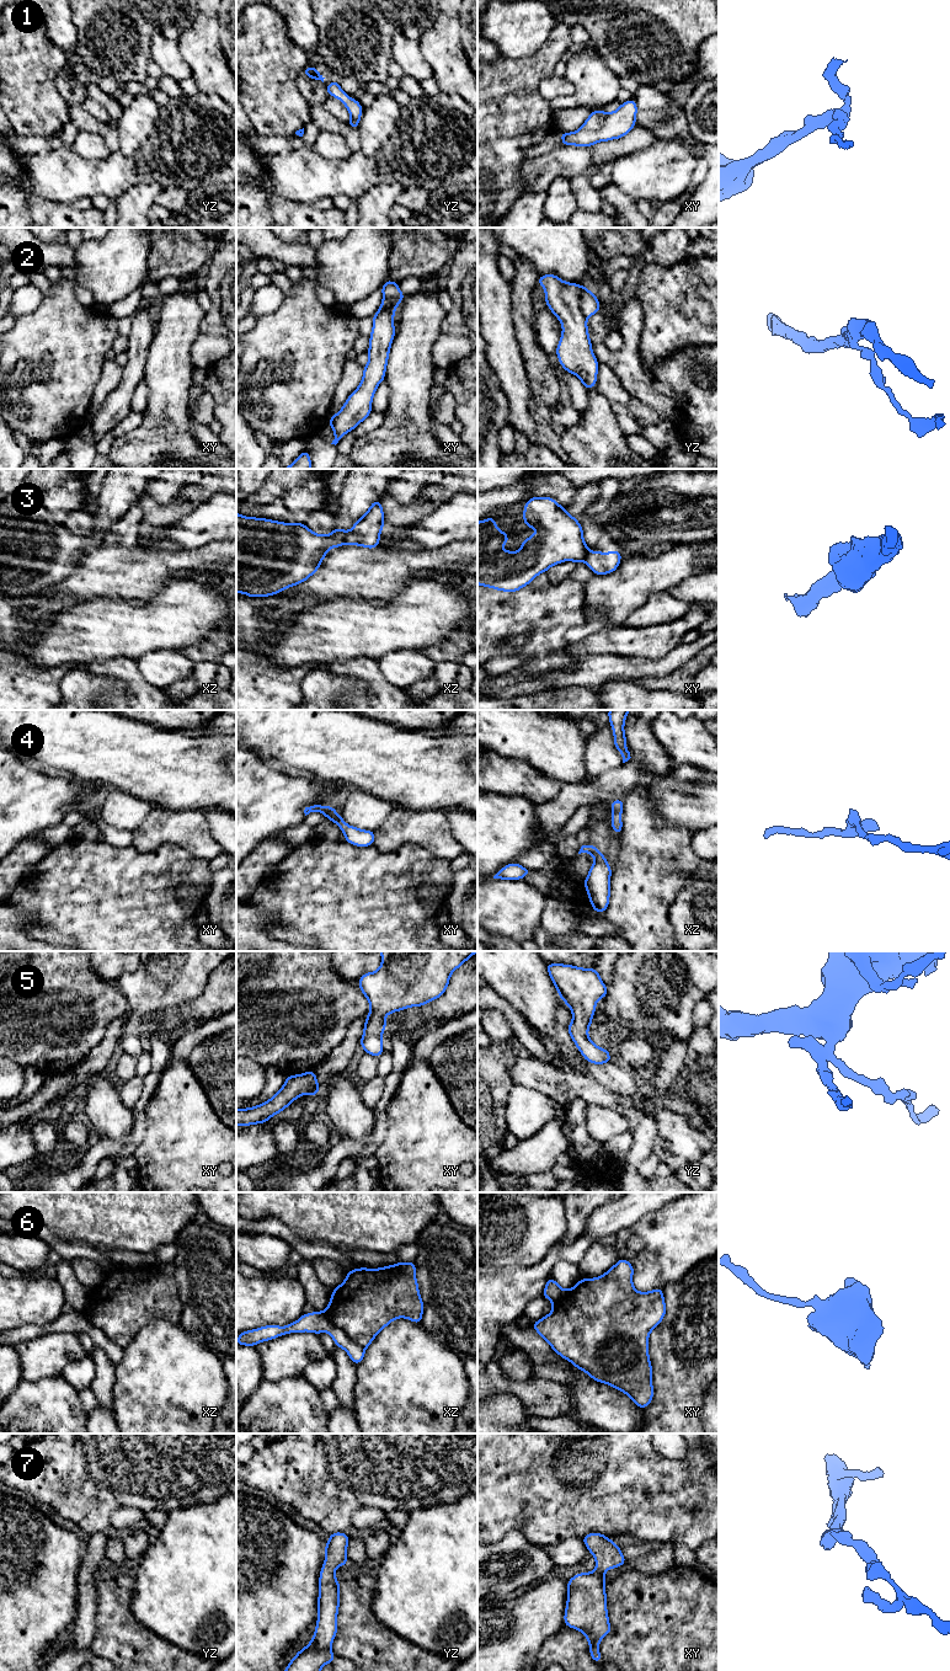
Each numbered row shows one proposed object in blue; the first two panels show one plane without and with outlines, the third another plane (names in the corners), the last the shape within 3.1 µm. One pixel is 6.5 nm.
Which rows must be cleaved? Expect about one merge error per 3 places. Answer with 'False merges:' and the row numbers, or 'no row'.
False merges: 2, 3, 6

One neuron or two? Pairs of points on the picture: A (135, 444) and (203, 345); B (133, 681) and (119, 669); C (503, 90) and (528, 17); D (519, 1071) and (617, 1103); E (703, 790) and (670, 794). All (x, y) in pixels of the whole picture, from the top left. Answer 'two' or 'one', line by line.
A: two
B: one
C: two
D: one
E: one

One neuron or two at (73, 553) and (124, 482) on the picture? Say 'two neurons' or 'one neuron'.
one neuron

